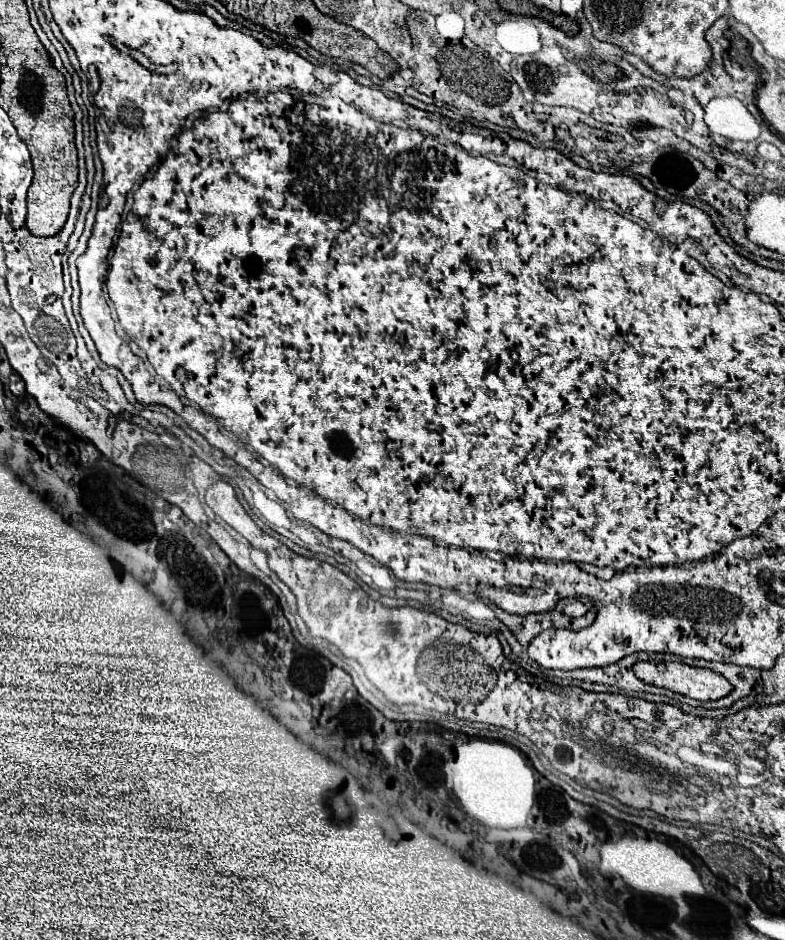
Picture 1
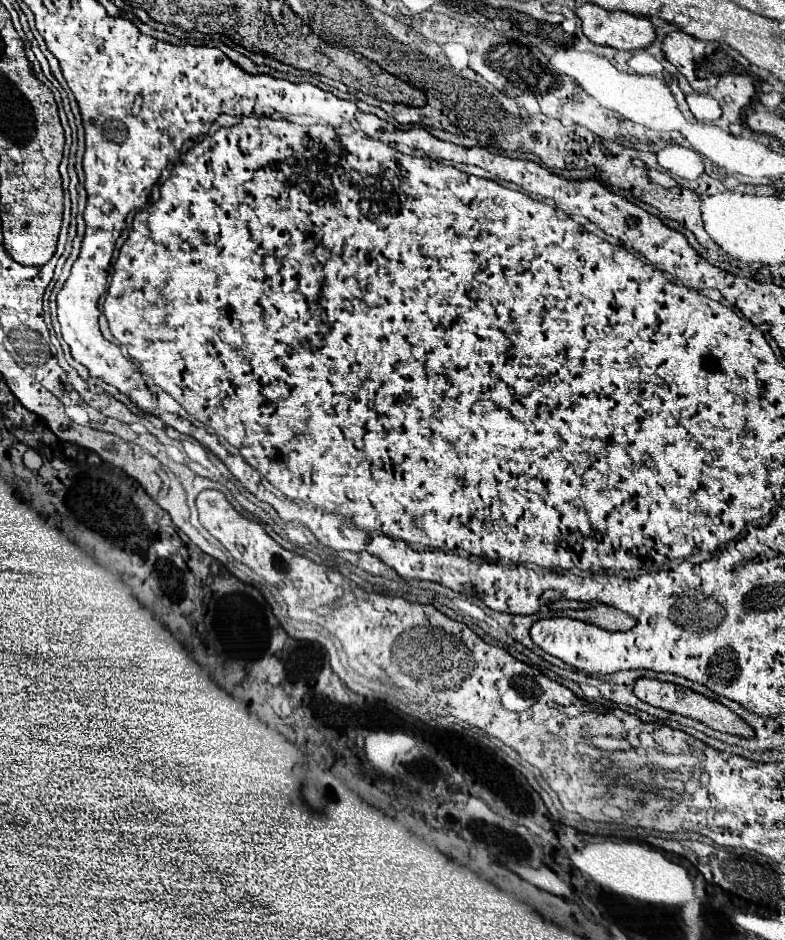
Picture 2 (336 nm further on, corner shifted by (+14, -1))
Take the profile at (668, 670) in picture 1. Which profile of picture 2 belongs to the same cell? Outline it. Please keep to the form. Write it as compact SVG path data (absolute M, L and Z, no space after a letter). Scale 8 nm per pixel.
M641 677L641 679L635 681L633 691L641 701L647 701L647 703L651 703L655 707L661 707L665 711L671 711L671 713L679 713L679 715L703 721L705 725L709 725L717 731L725 731L725 733L733 733L733 735L741 735L741 737L751 737L753 735L753 729L739 715L735 715L729 707L725 707L723 703L719 703L715 699L709 699L701 693L695 693L687 687L681 687L681 685L675 685L675 683L665 683L665 681L659 681L659 679Z

